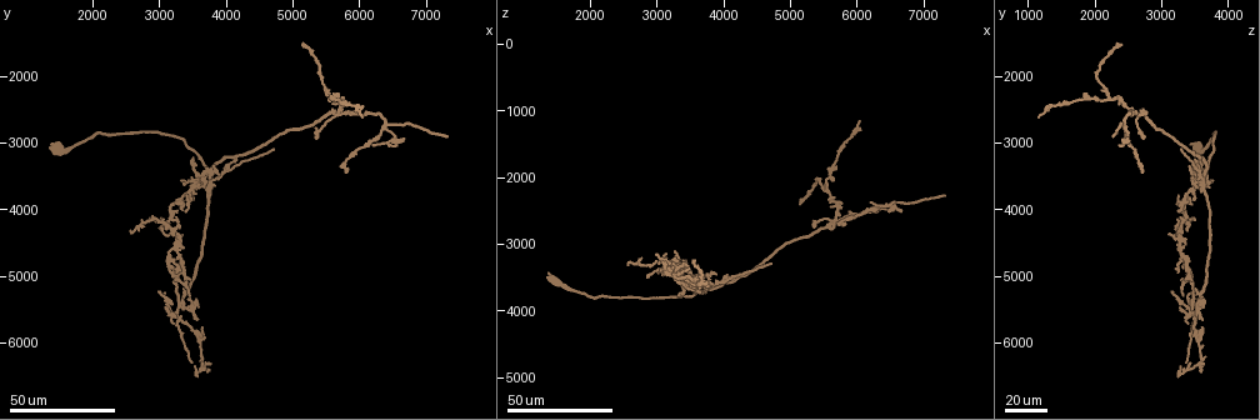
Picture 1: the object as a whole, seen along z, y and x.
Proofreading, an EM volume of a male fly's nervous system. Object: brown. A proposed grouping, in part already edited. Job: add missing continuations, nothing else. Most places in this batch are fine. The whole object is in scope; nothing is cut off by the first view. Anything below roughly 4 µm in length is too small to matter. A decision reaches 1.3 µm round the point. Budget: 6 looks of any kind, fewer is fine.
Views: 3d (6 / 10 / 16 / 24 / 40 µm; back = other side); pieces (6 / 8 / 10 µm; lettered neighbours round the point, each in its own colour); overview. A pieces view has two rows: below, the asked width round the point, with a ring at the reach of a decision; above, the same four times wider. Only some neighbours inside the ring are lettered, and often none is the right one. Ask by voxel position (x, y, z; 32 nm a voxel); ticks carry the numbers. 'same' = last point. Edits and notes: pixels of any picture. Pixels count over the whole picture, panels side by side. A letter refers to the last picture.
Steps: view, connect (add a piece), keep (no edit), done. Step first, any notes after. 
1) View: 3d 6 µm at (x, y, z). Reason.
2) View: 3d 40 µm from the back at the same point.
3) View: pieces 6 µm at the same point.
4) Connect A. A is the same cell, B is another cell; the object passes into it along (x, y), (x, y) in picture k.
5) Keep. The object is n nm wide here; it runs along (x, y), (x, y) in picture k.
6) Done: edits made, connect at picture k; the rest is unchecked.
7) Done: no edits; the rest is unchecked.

View: 3d 40 µm at (7300, 2900, 2300). An open end.

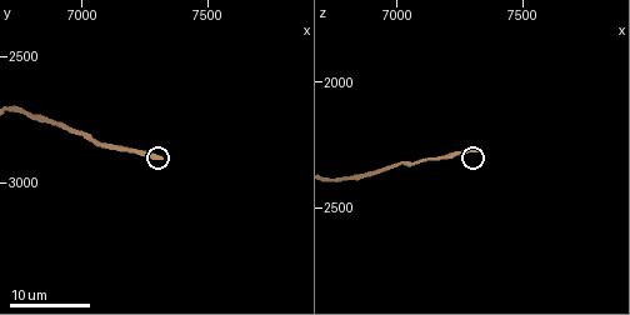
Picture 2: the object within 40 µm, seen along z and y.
View: pieces 6 µm at (7310, 2910, 2280).

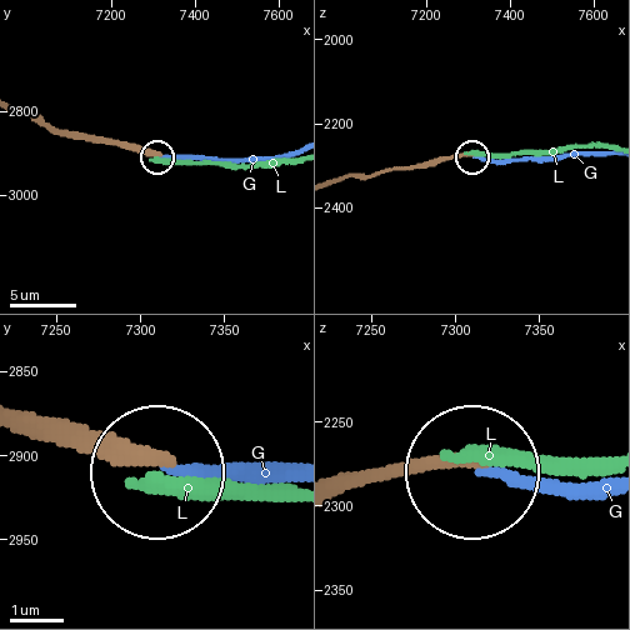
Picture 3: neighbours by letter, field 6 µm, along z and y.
Keep. G and L are other cells; it runs along (21, 109), (55, 128), (158, 155) in picture 3; no lettered piece goes on from it.

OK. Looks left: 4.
View: 3d 24 µm at (2850, 4200, 3450).

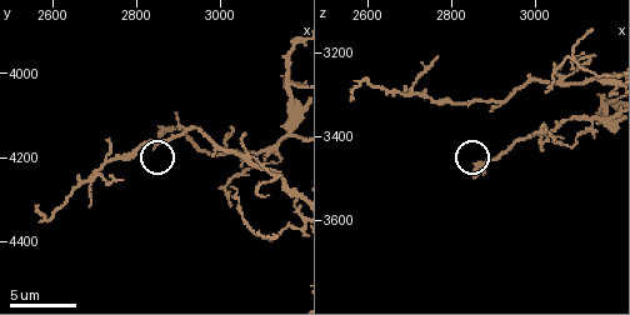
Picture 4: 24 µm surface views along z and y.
View: pieces 10 µm at (2855, 4155, 3490).

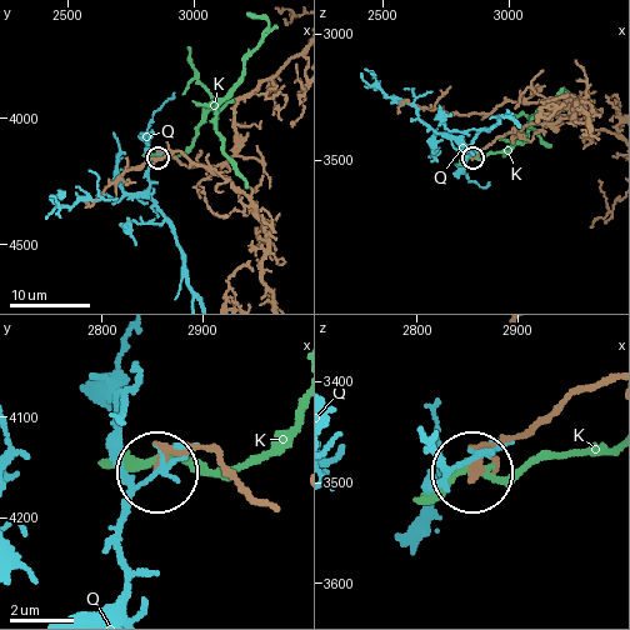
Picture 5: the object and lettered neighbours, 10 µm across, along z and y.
Keep. K and Q are other cells; it runs along (604, 378), (478, 469) in picture 5; no lettered piece goes on from it.

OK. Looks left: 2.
View: pieces 8 µm at (2560, 4315, 3305). Free end.

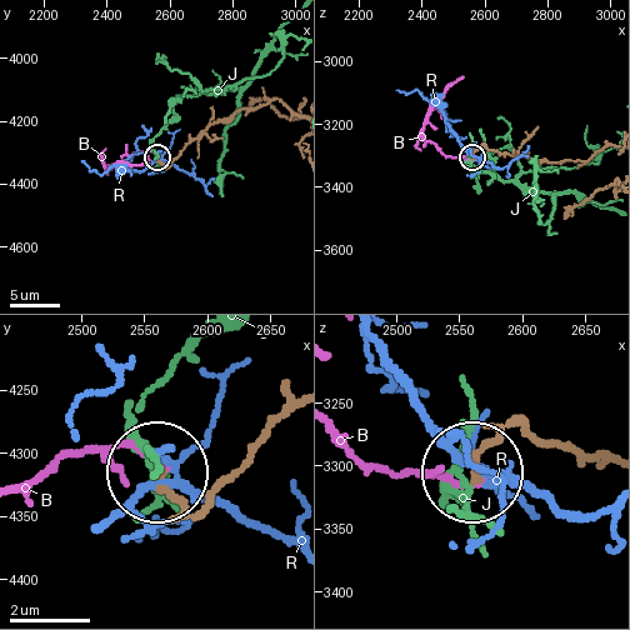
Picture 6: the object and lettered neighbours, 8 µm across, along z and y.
Keep. B, J and R are other cells; no lettered piece goes on from it.

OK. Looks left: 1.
Done: no edits; the rest is unchecked.

